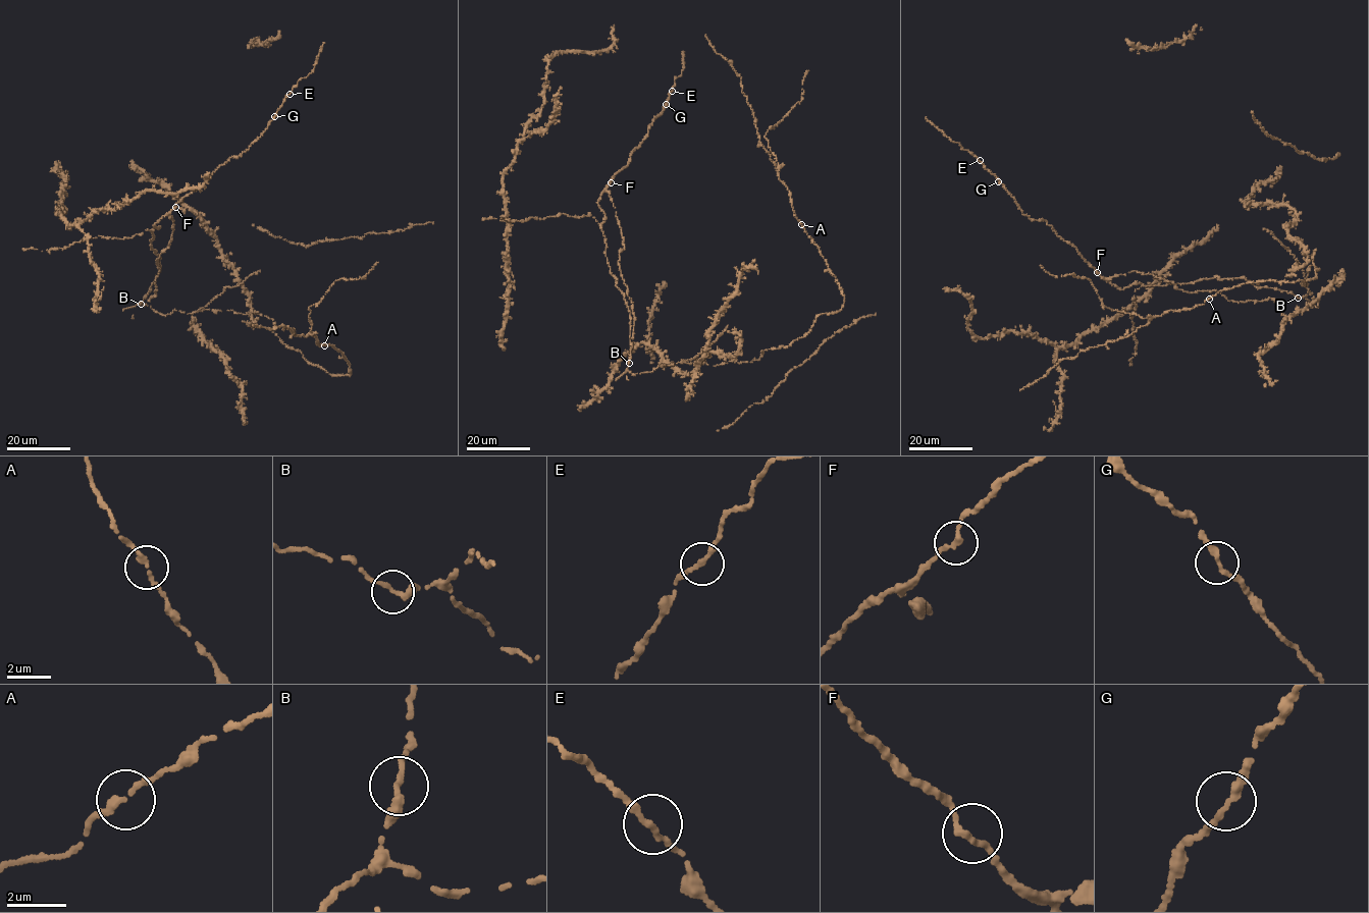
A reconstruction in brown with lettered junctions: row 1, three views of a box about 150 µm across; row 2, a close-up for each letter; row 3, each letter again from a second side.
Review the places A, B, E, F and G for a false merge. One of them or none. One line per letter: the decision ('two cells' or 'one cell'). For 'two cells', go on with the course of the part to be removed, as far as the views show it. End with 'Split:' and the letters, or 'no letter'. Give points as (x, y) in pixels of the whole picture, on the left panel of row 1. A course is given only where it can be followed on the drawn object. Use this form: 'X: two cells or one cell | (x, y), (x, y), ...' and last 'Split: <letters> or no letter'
A: one cell
B: one cell
E: one cell
F: one cell
G: one cell
Split: no letter

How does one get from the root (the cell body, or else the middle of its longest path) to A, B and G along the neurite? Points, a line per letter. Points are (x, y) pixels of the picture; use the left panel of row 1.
A: (170, 314), (243, 283), (249, 313), (273, 320), (283, 343), (350, 375), (324, 345)
B: (170, 314), (162, 316), (150, 307), (141, 304)
G: (170, 314), (138, 304), (160, 270), (150, 248), (159, 227), (154, 225), (246, 152), (274, 116)

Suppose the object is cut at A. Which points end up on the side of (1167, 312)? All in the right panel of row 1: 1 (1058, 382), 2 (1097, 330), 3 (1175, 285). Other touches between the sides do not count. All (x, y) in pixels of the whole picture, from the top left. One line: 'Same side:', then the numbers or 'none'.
Same side: none

